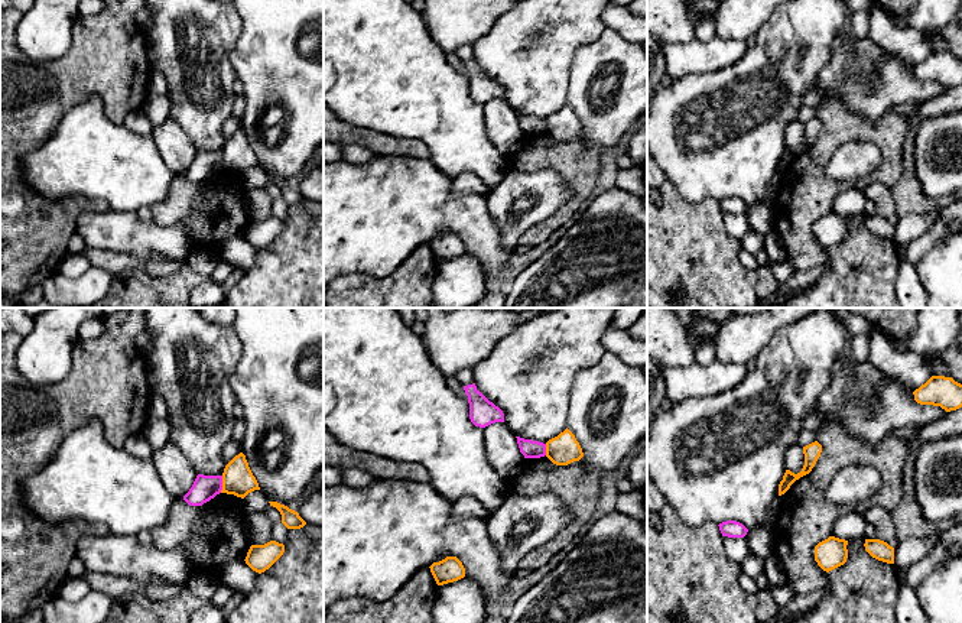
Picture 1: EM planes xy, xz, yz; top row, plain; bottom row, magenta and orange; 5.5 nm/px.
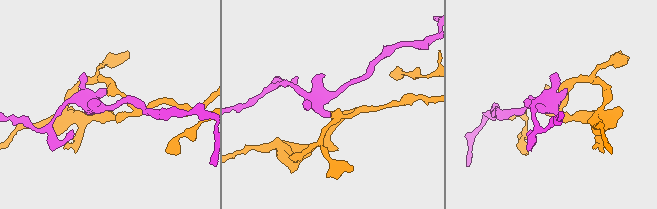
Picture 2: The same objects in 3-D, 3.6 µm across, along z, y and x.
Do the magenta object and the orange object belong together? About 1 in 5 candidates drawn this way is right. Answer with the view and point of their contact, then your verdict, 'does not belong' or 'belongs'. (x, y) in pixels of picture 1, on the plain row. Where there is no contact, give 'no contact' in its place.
meets magenta in xy at (221, 161); does not belong

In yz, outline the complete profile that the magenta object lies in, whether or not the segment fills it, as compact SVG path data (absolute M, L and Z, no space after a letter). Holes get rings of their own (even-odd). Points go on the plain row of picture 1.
M727 197L718 201L722 212L728 214L744 214L748 208L748 205L735 197Z

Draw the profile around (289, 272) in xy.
M324 201L289 205L283 221L283 231L259 250L254 265L215 308L324 308Z

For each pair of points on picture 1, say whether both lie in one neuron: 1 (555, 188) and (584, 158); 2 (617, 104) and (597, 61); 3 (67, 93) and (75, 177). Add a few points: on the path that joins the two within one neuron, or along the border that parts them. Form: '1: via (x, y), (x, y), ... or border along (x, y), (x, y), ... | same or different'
1: border along (529, 171), (555, 169), (569, 190), (553, 213) | different
2: via (610, 94), (610, 74), (607, 71) | same
3: border along (100, 97), (90, 96), (74, 106), (48, 138) | different

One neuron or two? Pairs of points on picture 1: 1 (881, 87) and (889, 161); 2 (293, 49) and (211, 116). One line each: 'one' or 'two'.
1: two
2: two

